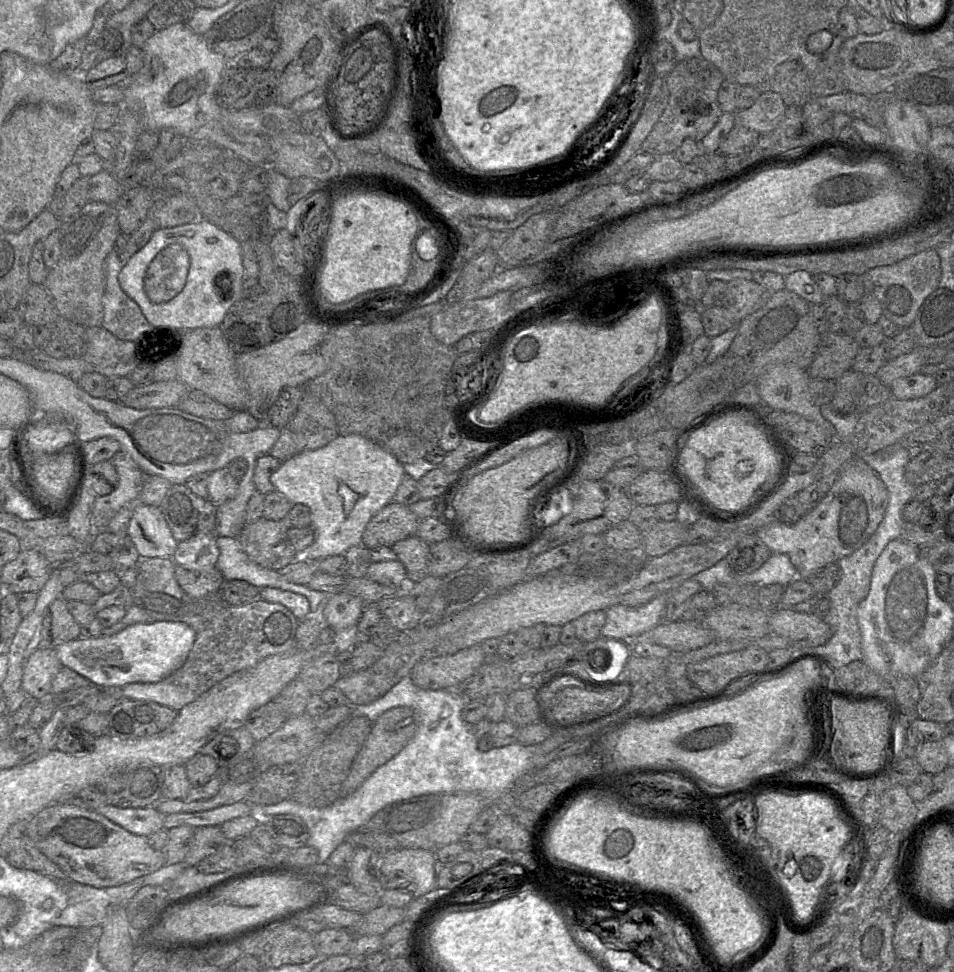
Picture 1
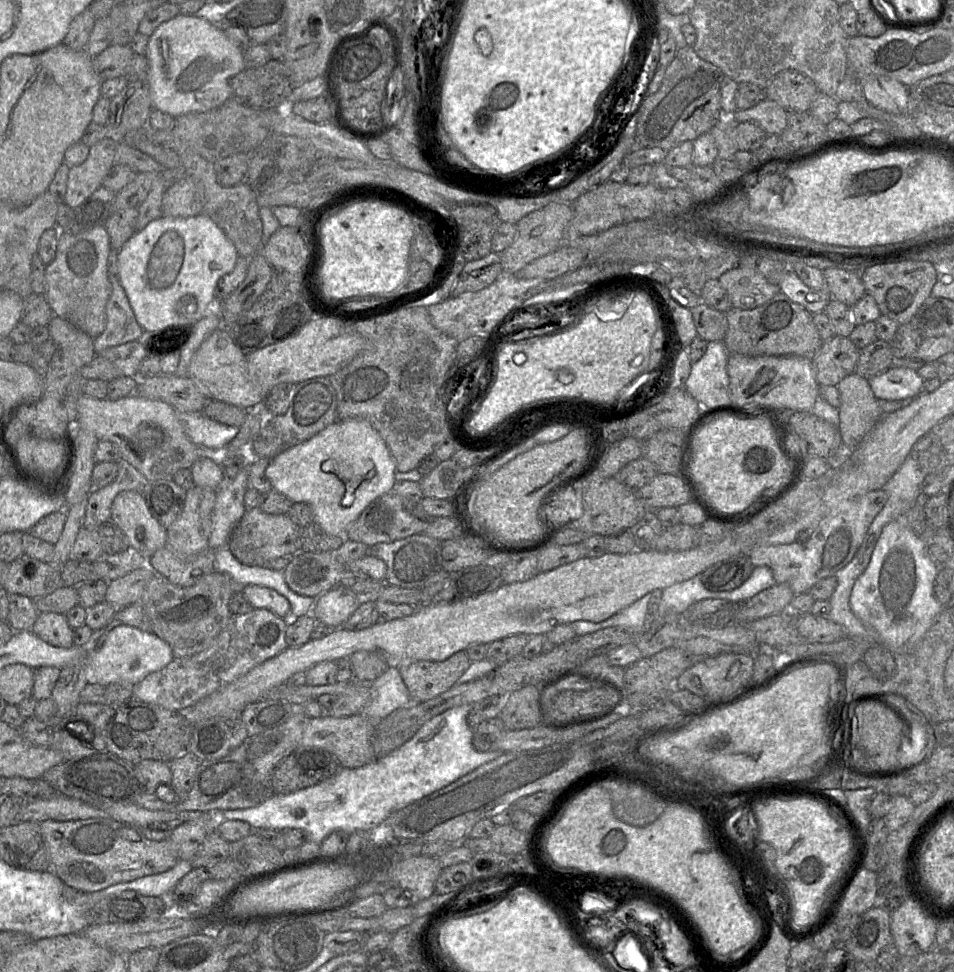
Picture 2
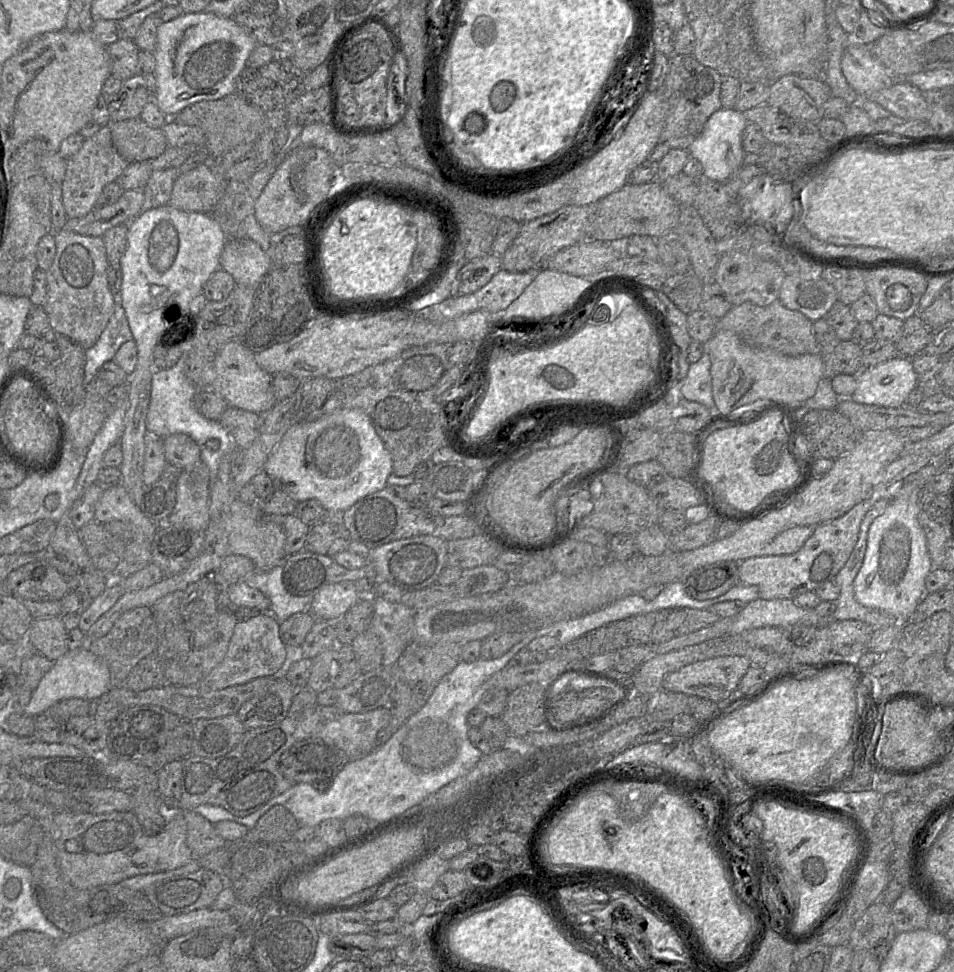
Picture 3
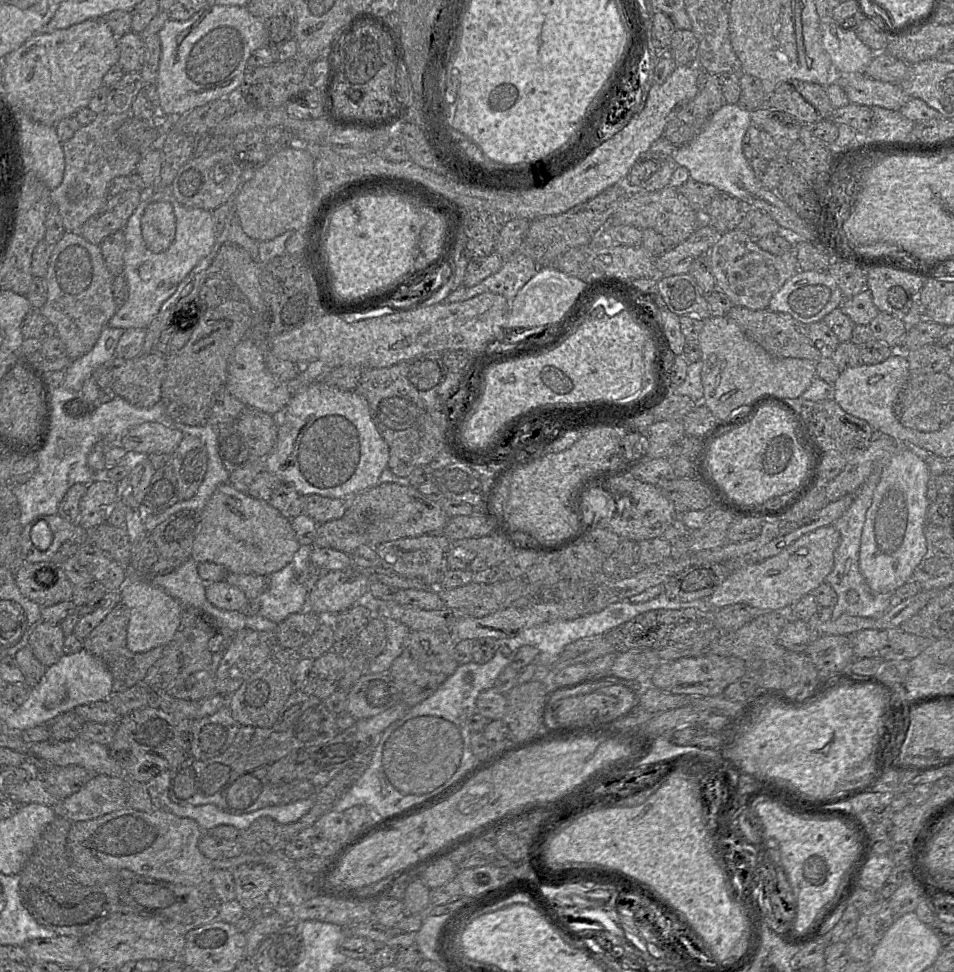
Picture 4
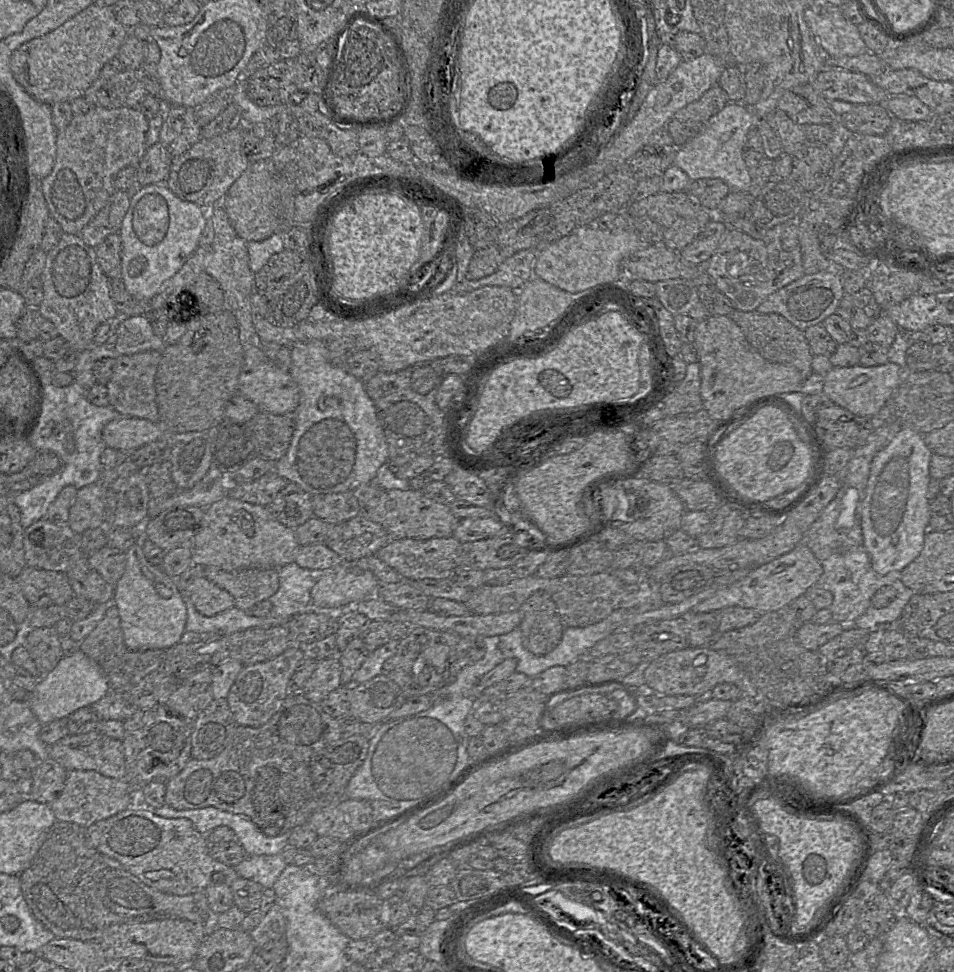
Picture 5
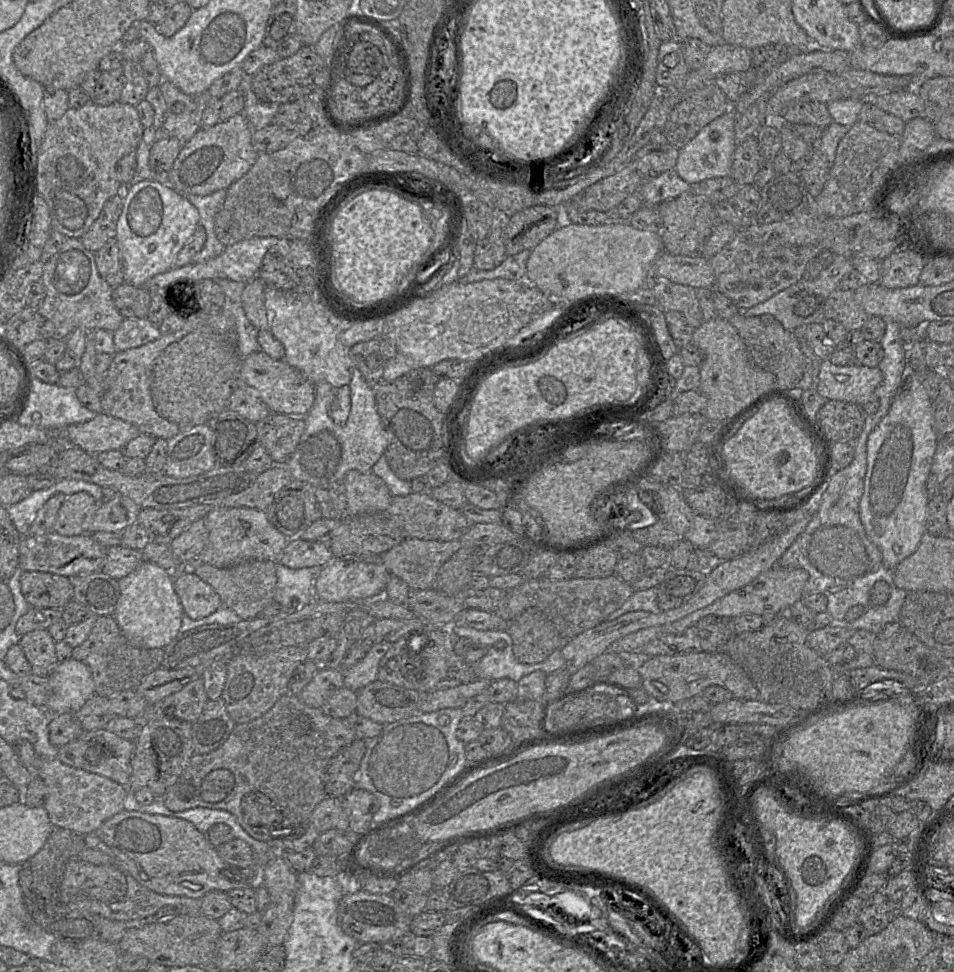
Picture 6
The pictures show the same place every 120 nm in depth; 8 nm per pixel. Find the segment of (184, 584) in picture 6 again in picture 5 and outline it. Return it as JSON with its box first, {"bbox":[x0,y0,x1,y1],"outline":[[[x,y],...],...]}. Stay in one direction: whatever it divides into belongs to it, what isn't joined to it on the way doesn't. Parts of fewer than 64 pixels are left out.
{"bbox":[185,577,235,617],"outline":[[[206,577],[185,581],[185,594],[191,599],[196,610],[205,617],[215,616],[235,607],[232,595]]]}

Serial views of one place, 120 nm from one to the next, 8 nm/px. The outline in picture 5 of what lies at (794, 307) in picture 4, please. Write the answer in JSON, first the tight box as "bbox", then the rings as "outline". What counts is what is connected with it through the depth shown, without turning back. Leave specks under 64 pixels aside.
{"bbox":[756,267,844,330],"outline":[[[832,267],[816,274],[804,274],[770,295],[756,311],[782,315],[800,330],[806,330],[811,326],[822,324],[826,318],[835,314],[844,294],[840,270]]]}

